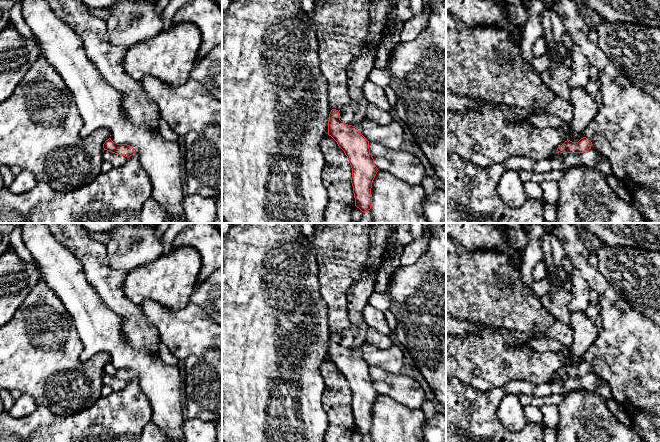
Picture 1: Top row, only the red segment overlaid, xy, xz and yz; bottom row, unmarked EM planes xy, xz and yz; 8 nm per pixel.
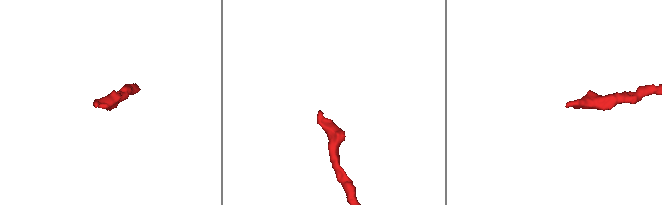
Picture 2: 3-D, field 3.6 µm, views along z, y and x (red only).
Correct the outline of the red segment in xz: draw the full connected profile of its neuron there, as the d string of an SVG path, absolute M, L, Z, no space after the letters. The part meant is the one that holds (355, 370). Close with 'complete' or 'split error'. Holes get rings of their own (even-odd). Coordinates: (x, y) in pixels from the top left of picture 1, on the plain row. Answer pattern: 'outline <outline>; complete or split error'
outline M372 223L368 270L347 291L351 326L339 334L332 333L329 338L328 359L337 366L349 384L355 430L362 436L371 433L372 407L379 394L370 377L369 365L355 349L365 343L366 330L369 328L363 318L363 309L368 305L375 285L370 272L378 265L378 260L397 244L398 226L399 223Z; split error

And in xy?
outline M111 362L105 365L105 367L103 368L103 372L104 374L125 380L127 382L136 377L136 374L132 370L127 368L117 368L113 366Z; complete

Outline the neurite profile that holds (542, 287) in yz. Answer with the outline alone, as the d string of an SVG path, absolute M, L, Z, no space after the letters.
M545 277L539 281L535 281L532 286L532 291L538 298L542 298L547 293L549 293L552 289L548 279Z

